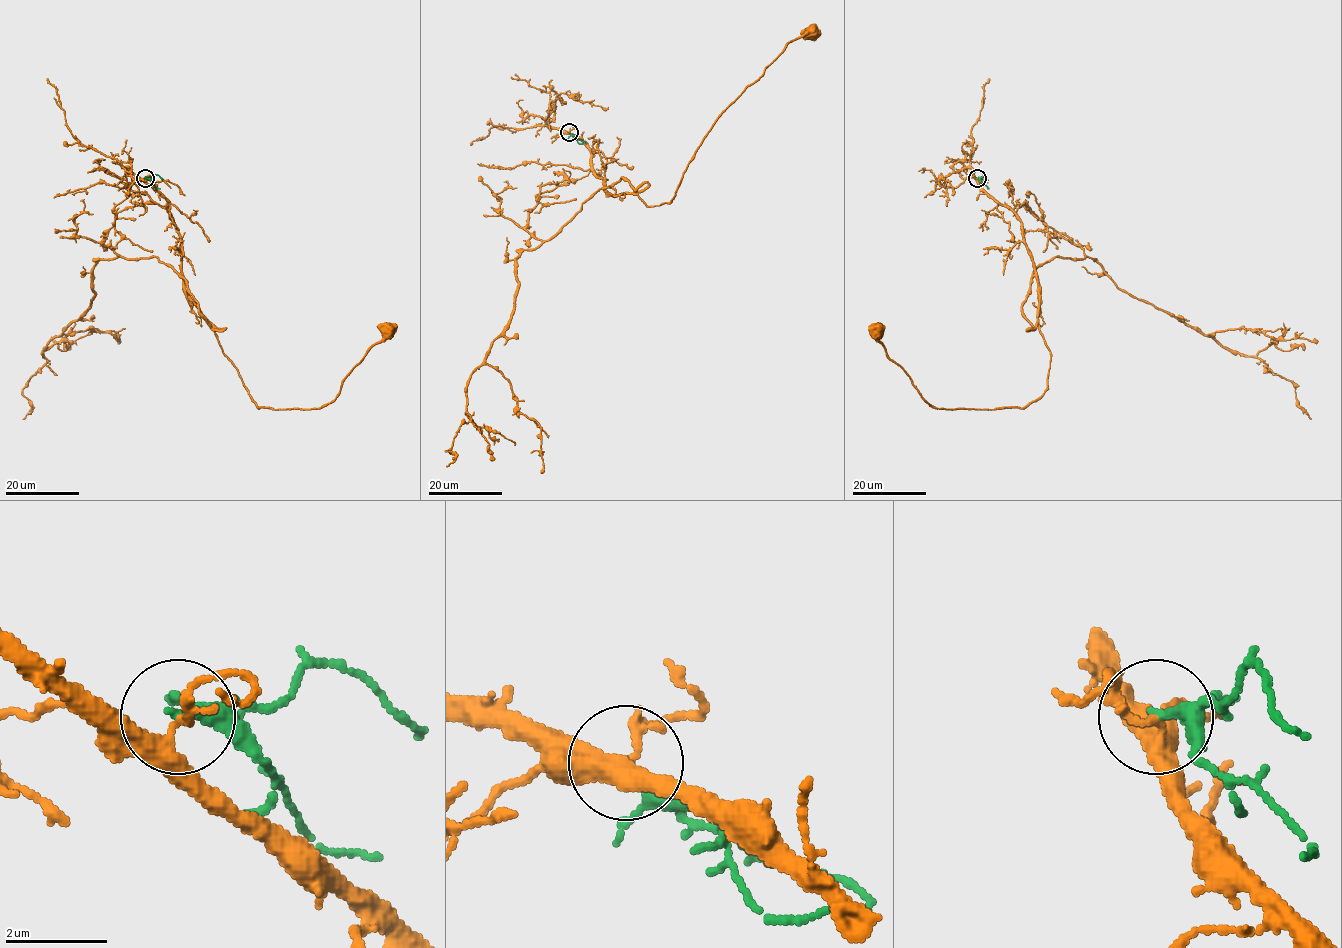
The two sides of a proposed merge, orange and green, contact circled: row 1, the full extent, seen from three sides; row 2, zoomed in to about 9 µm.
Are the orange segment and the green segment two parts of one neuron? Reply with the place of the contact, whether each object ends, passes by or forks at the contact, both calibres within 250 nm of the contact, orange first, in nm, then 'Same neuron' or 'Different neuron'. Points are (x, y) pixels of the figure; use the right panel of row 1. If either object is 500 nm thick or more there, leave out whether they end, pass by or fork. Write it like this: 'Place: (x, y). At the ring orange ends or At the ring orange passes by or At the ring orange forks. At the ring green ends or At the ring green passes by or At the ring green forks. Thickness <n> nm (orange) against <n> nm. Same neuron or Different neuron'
Place: (977, 178). At the ring orange forks. At the ring green passes by. Thickness 200 nm (orange) against 190 nm. Different neuron

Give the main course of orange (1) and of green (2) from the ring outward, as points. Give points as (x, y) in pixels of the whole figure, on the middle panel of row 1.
1: (568, 132), (590, 151), (610, 195), (636, 194), (648, 206), (670, 202), (712, 124), (790, 42), (812, 32)
2: (568, 132), (587, 143)

